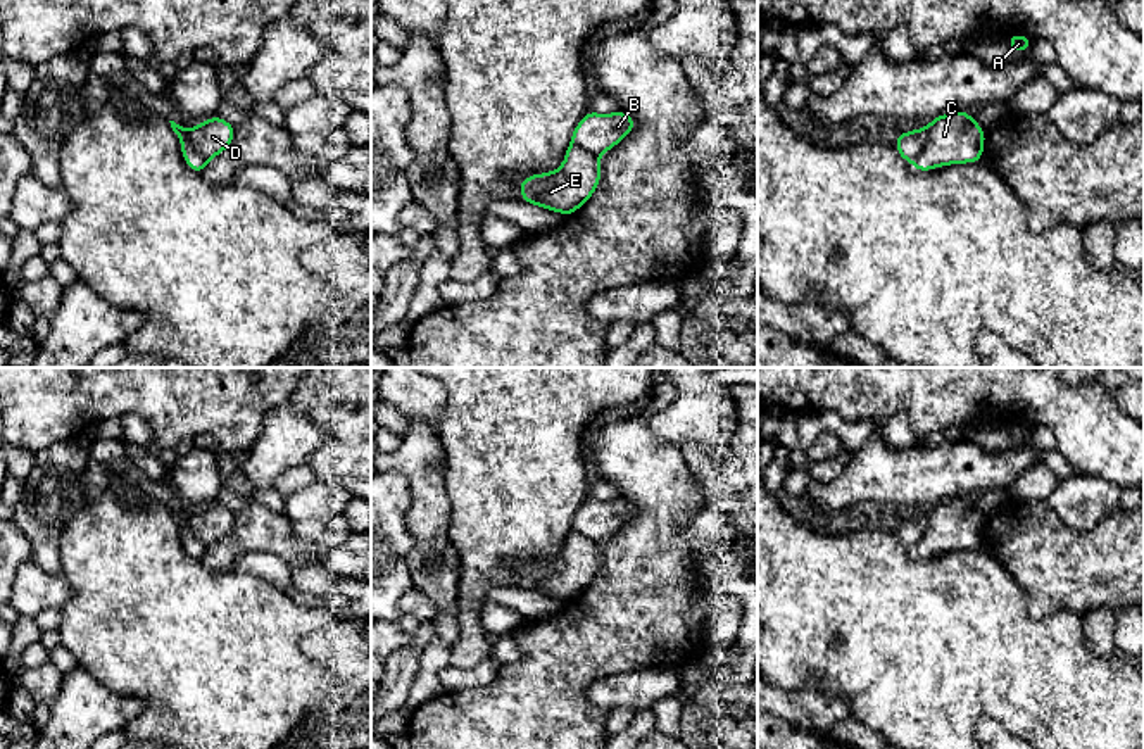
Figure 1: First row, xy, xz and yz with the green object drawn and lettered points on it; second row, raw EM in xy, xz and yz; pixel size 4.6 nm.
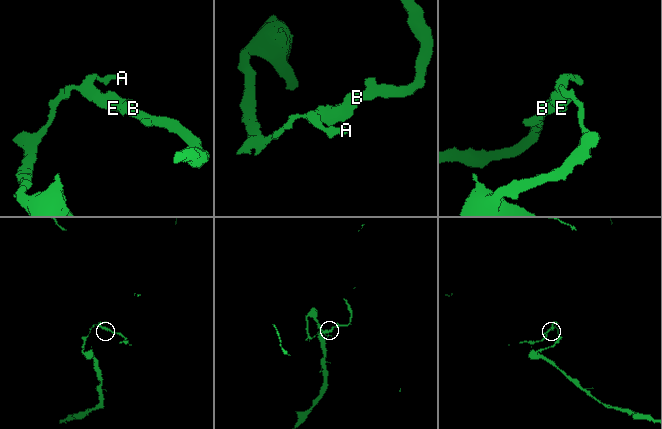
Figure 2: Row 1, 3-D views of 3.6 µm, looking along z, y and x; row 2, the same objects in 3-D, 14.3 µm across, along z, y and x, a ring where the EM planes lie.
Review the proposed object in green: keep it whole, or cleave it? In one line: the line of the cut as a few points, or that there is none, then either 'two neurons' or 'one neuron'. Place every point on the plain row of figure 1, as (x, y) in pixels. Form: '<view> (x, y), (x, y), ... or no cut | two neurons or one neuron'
yz (927, 513), (927, 528), (913, 546) | two neurons

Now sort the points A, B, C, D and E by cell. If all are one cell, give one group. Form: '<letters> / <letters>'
A C E / B D

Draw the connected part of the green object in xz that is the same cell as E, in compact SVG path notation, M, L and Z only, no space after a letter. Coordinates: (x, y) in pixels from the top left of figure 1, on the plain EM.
M571 530L557 557L531 561L518 571L518 576L525 588L571 604L592 583L599 568L599 544Z

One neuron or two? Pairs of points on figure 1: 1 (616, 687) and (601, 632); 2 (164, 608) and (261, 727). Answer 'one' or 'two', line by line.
1: two
2: one

